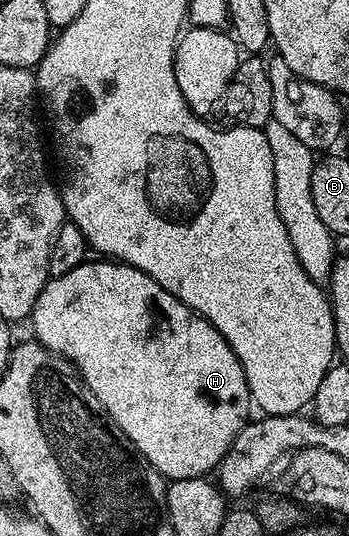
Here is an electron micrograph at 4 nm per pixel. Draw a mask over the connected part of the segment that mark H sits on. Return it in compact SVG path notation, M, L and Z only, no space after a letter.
M98 258L95 264L87 262L76 266L76 270L68 270L68 274L47 280L44 290L36 298L34 311L28 317L28 324L34 327L33 339L43 344L48 351L63 356L74 365L82 383L89 386L92 394L96 394L100 406L104 406L104 410L114 419L116 426L124 430L124 434L133 442L135 450L167 481L205 477L213 473L218 463L226 457L226 451L230 449L242 427L248 422L248 415L246 416L242 408L251 407L250 387L232 346L228 346L228 342L222 337L220 330L216 330L216 326L212 326L201 316L193 315L188 306L184 306L175 296L168 294L168 290L161 288L151 276L132 266Z

